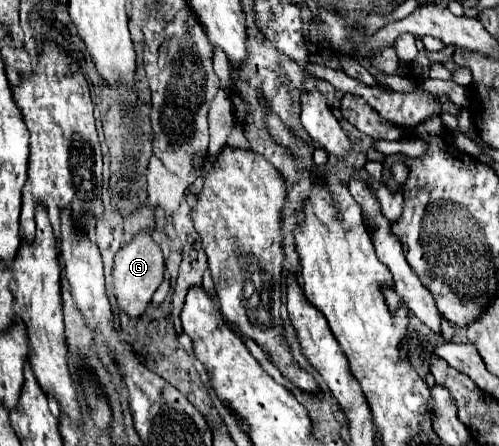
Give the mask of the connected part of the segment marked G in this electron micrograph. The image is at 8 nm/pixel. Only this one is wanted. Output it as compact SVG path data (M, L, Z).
M150 232L136 234L128 246L118 250L114 258L114 268L112 268L112 292L118 302L118 308L130 320L138 320L144 314L146 306L150 304L152 294L162 282L162 274L164 274L164 256L158 244L152 240Z

